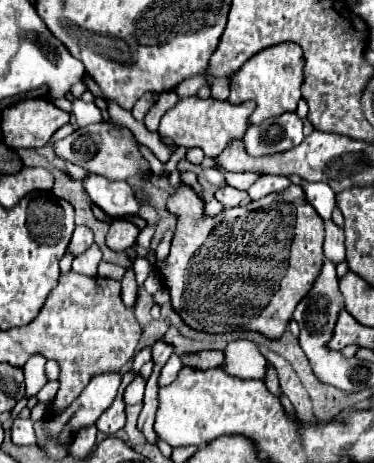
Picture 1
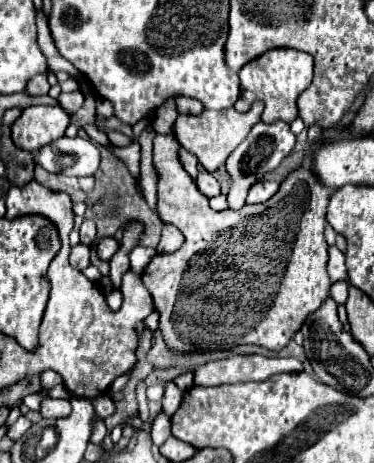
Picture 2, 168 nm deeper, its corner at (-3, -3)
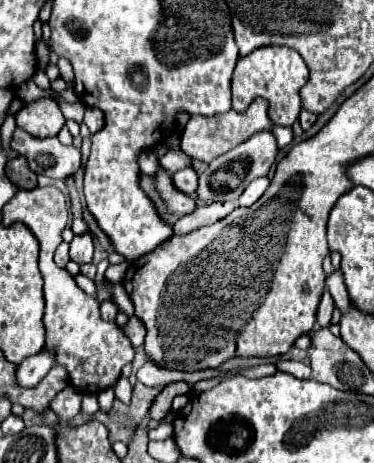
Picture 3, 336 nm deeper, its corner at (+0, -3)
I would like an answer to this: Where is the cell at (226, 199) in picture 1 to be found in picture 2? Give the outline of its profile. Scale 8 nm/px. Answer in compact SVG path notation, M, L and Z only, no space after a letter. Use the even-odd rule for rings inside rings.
M199 173L197 177L197 187L199 191L205 195L205 197L215 197L215 195L221 195L221 187L217 183L217 179L211 175L211 173Z

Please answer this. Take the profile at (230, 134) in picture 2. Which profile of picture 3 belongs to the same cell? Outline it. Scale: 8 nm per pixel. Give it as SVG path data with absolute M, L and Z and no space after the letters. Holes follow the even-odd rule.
M254 99L252 105L244 113L228 111L228 113L208 117L192 115L186 123L186 129L184 129L184 135L182 135L182 141L180 141L180 149L192 159L210 163L216 157L228 153L232 147L250 139L254 133L270 131L272 127L274 127L274 123L268 117L268 101L266 99Z

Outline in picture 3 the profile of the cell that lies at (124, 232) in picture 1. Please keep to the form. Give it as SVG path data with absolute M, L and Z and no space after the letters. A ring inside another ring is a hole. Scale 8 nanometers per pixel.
M82 233L82 235L76 235L72 241L70 241L70 259L76 261L76 263L90 263L92 261L92 253L94 253L94 243L92 243L92 237L90 233Z

